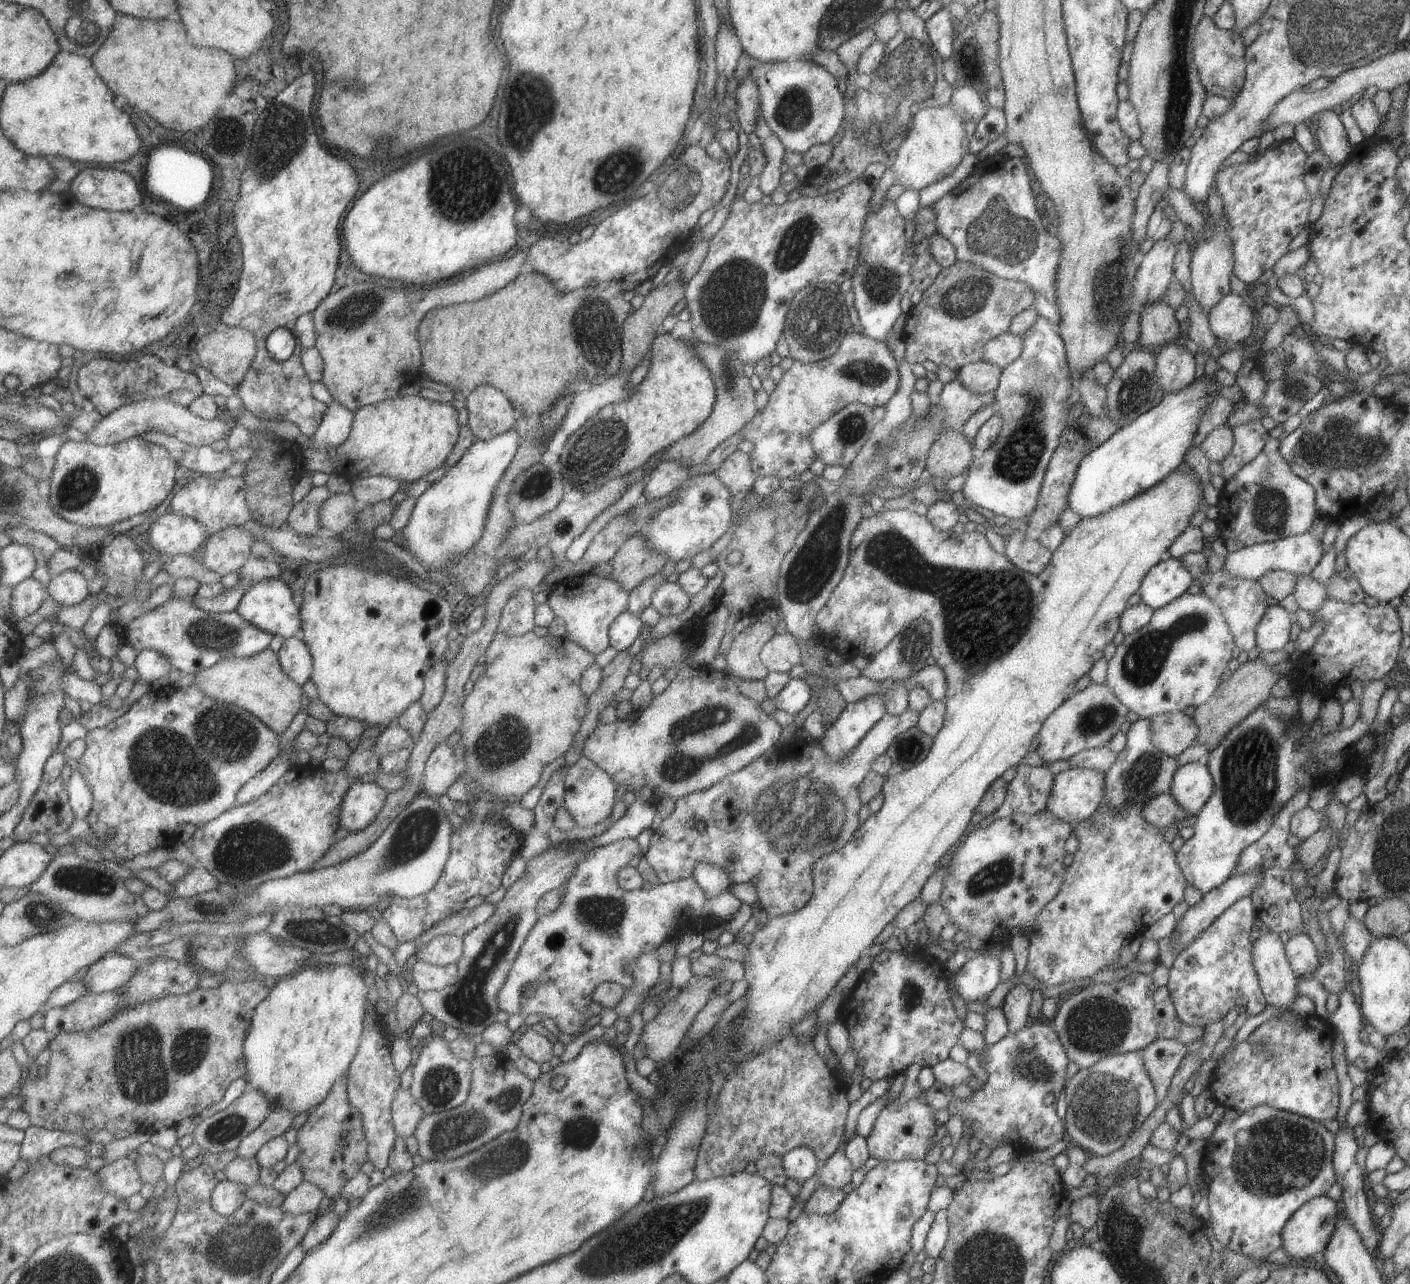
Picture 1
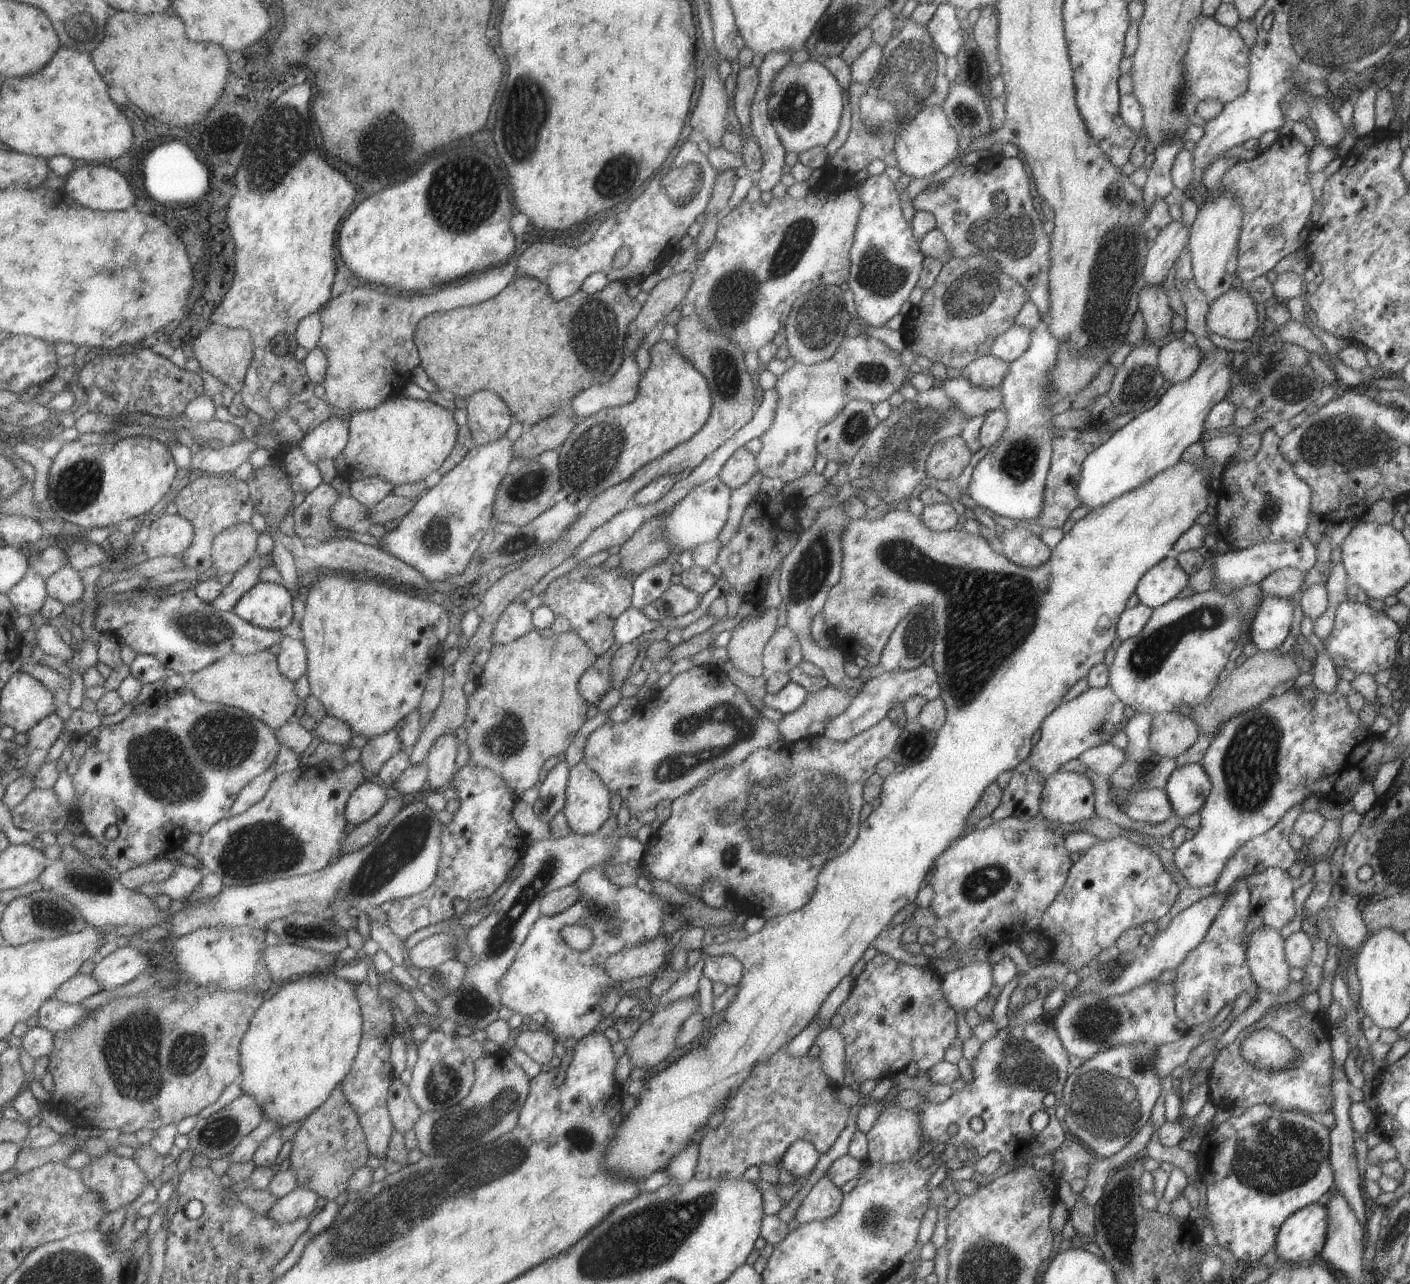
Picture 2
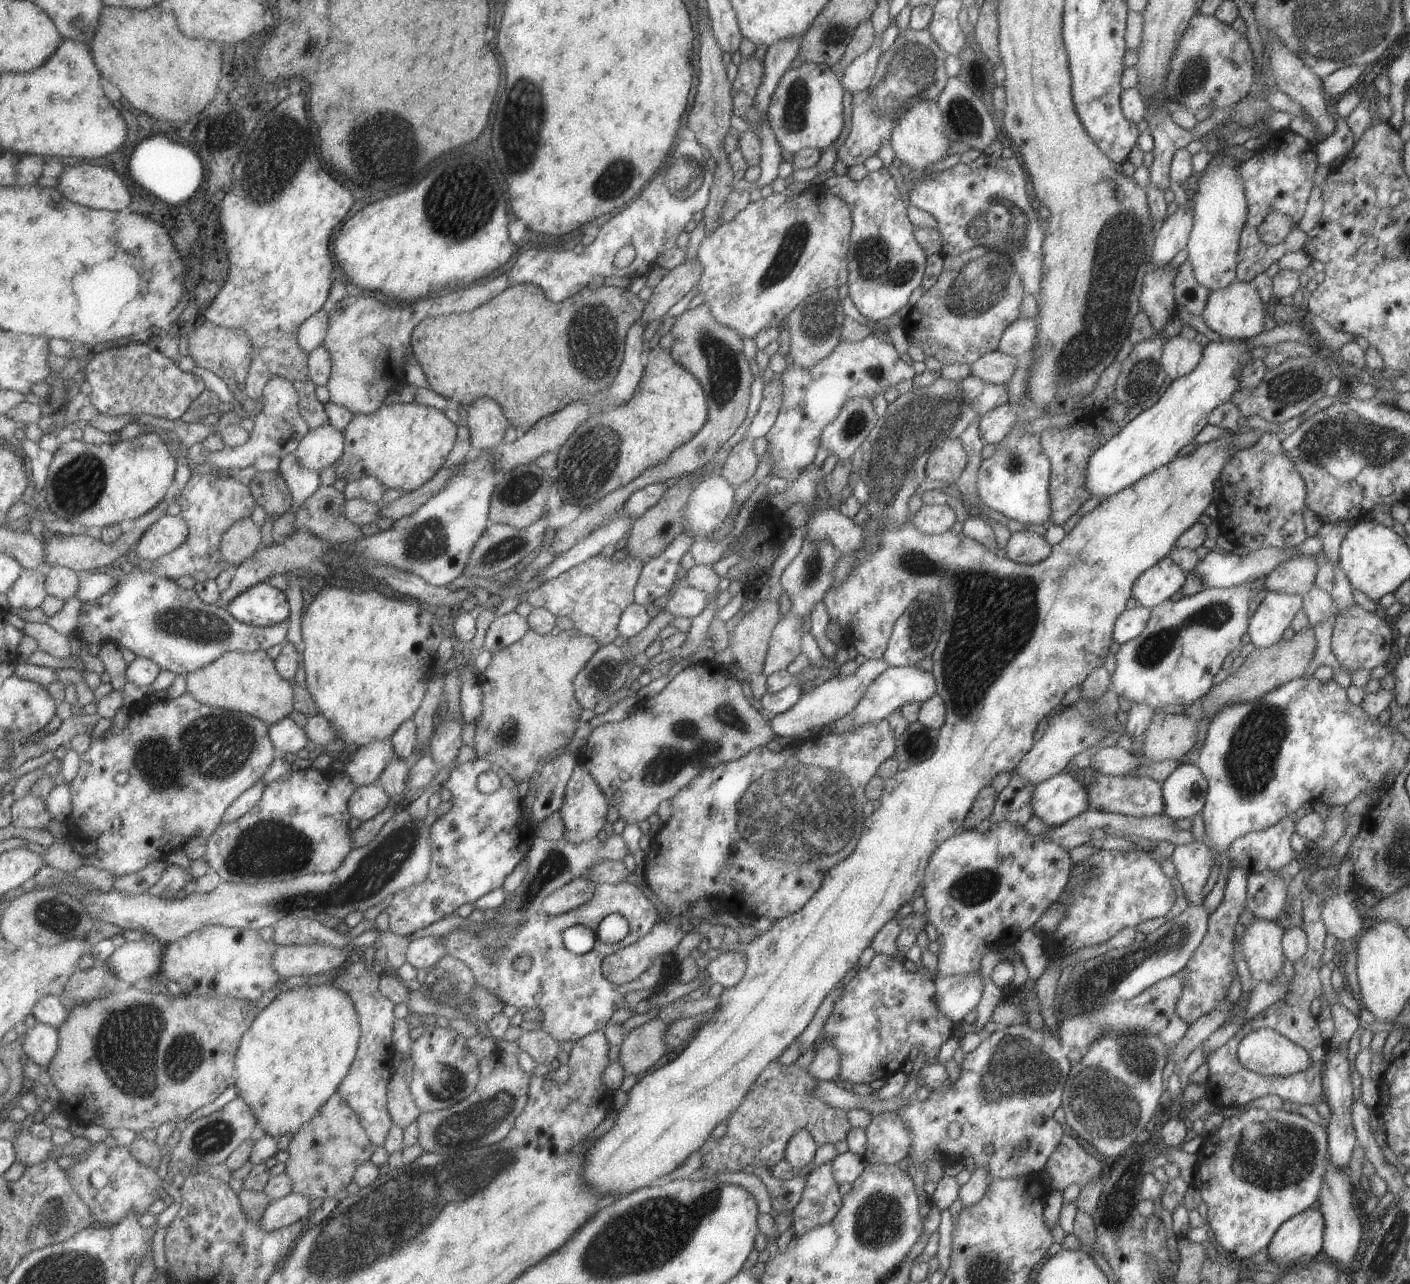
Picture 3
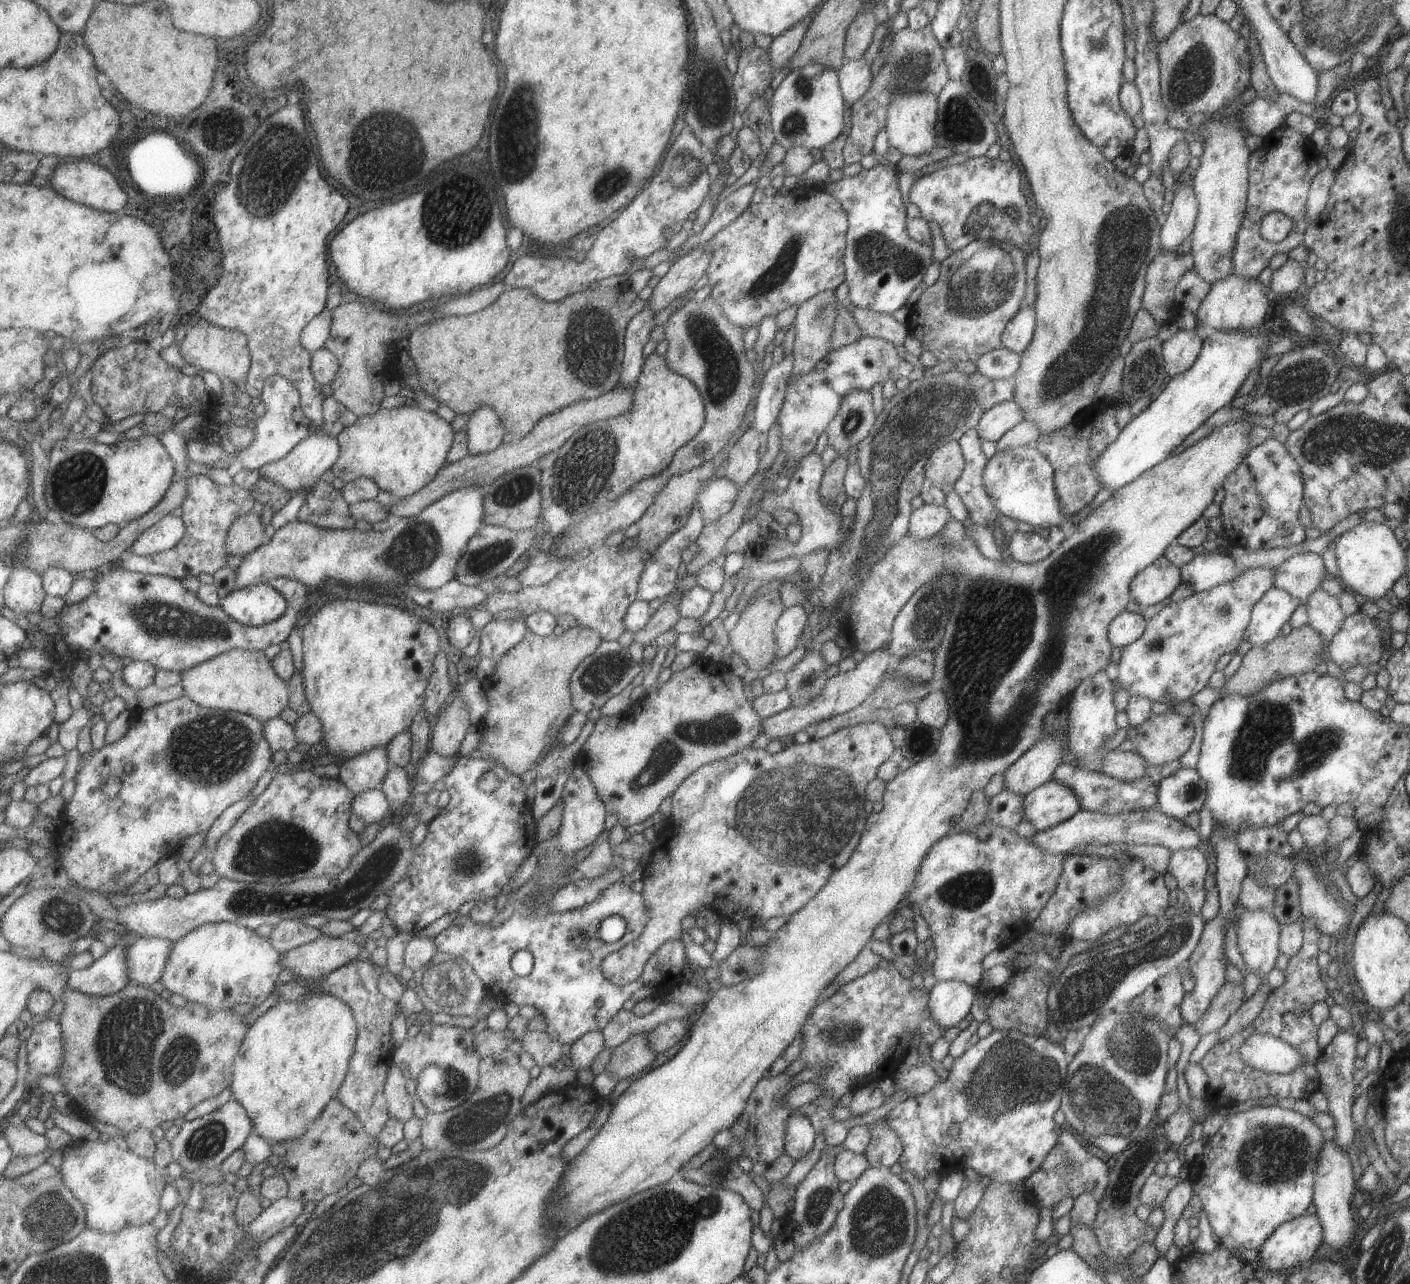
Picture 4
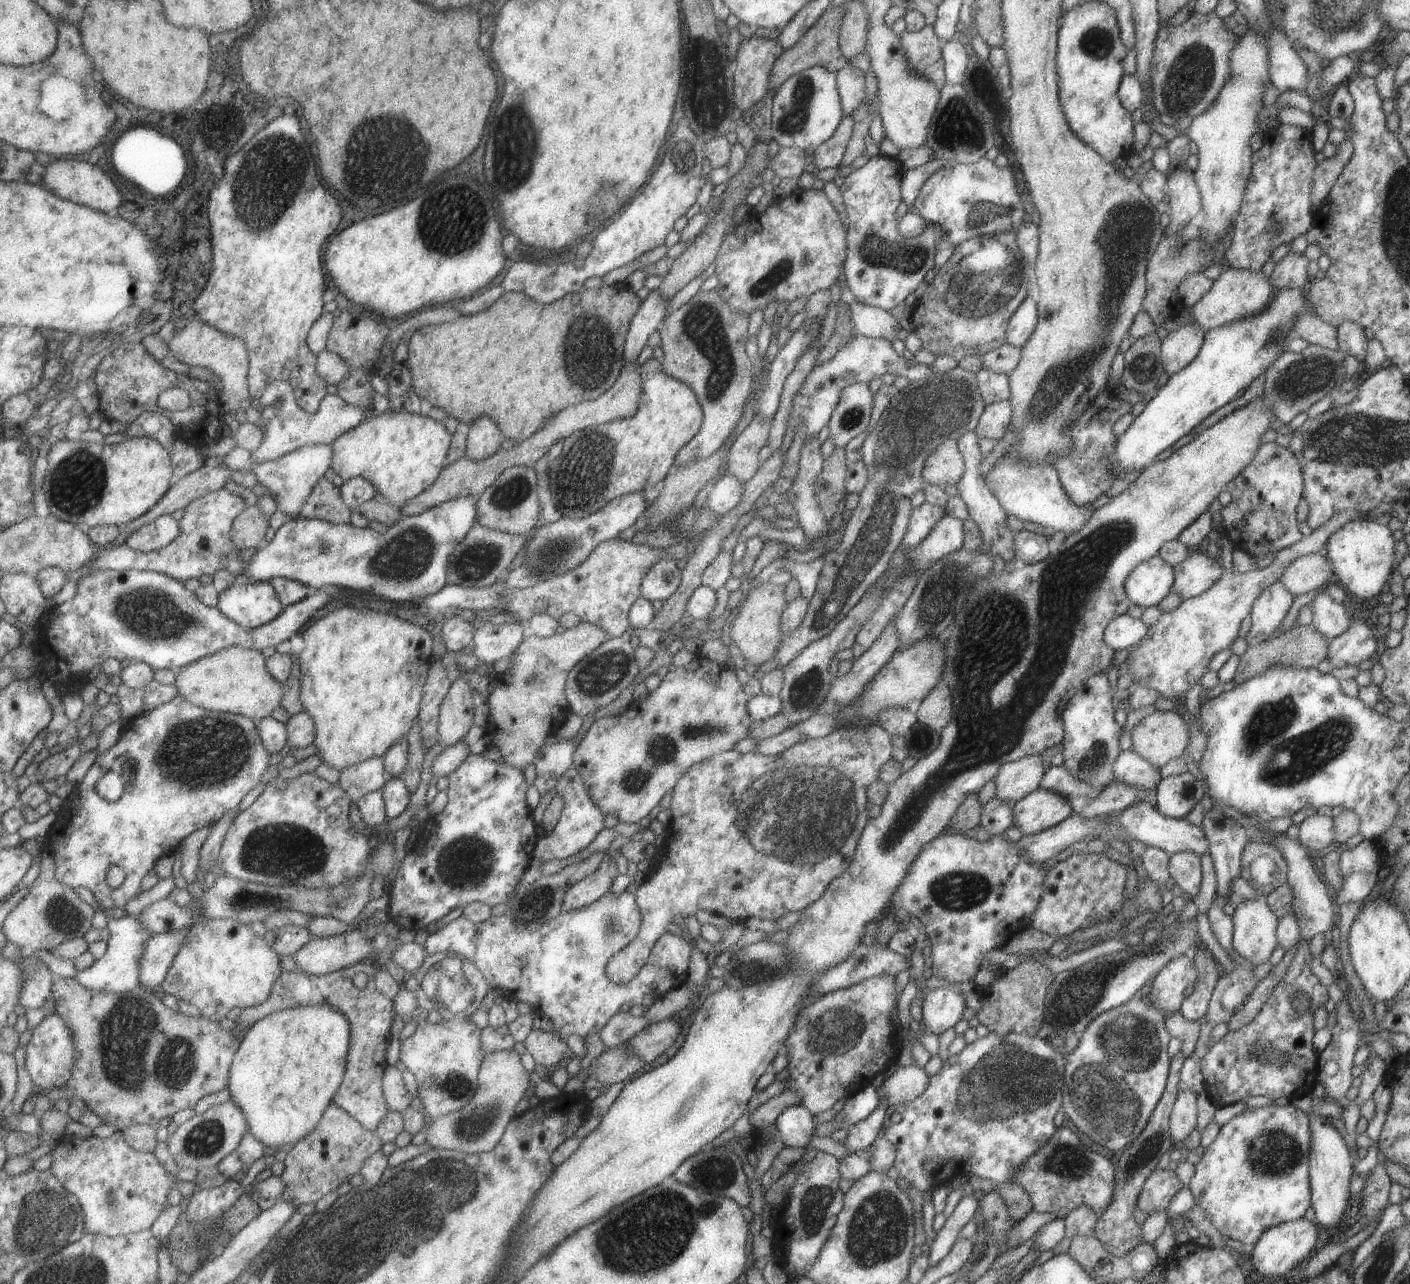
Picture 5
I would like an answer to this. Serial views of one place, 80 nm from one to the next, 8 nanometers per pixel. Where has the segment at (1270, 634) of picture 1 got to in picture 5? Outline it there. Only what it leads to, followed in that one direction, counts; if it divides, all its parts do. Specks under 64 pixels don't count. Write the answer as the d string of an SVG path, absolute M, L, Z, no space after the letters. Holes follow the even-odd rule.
M1279 582L1263 587L1250 608L1246 646L1262 643L1281 624L1294 596Z

